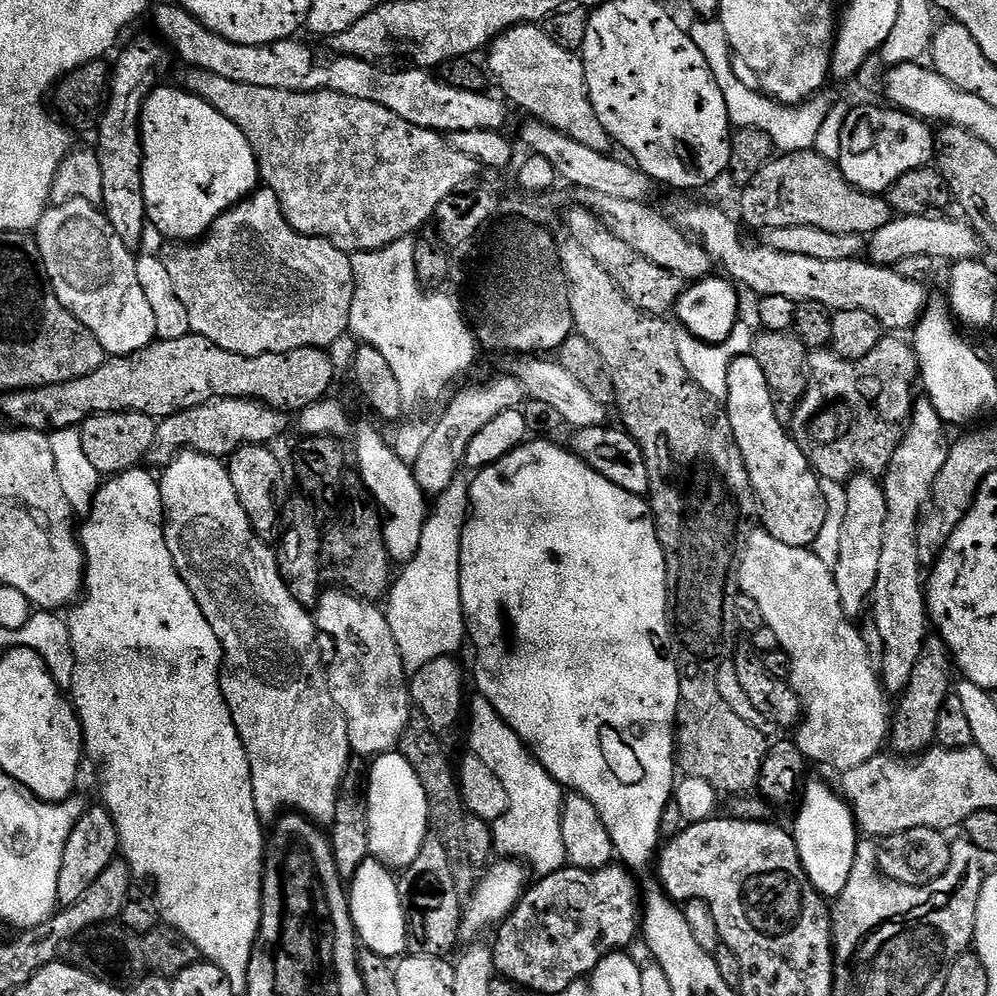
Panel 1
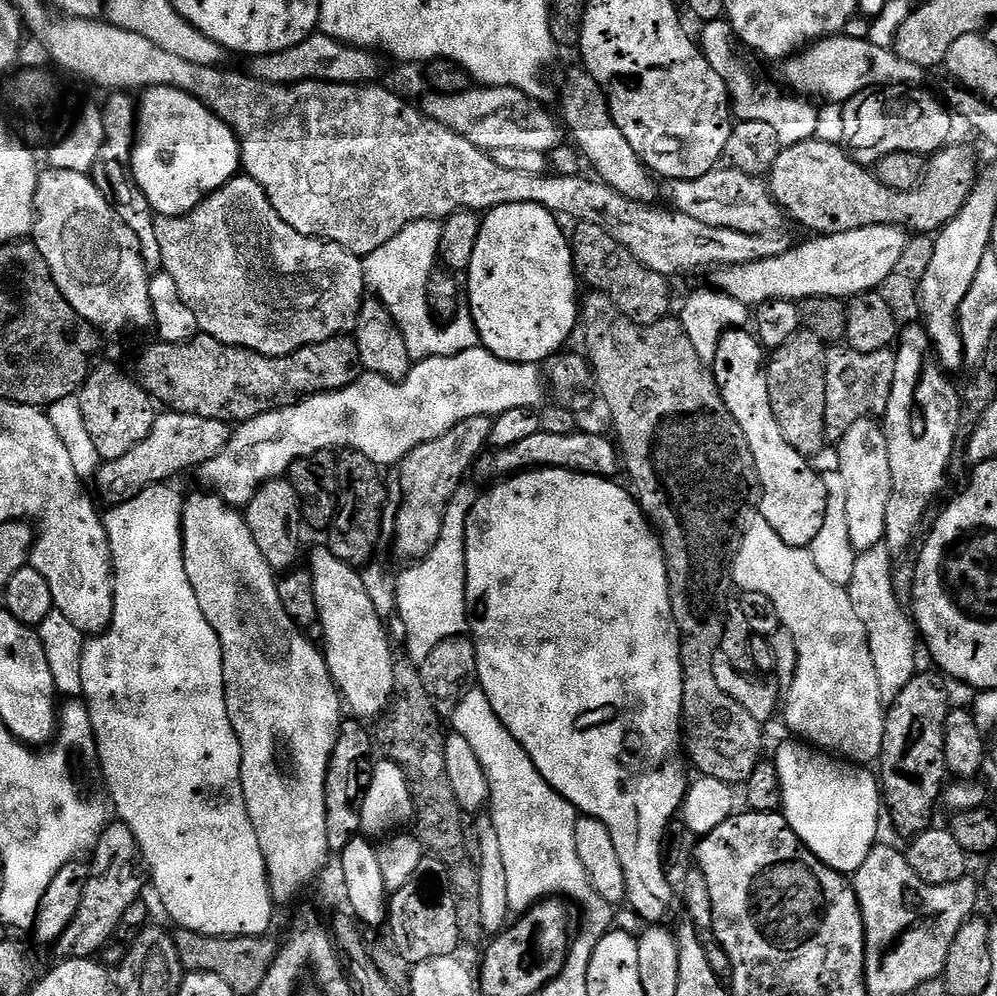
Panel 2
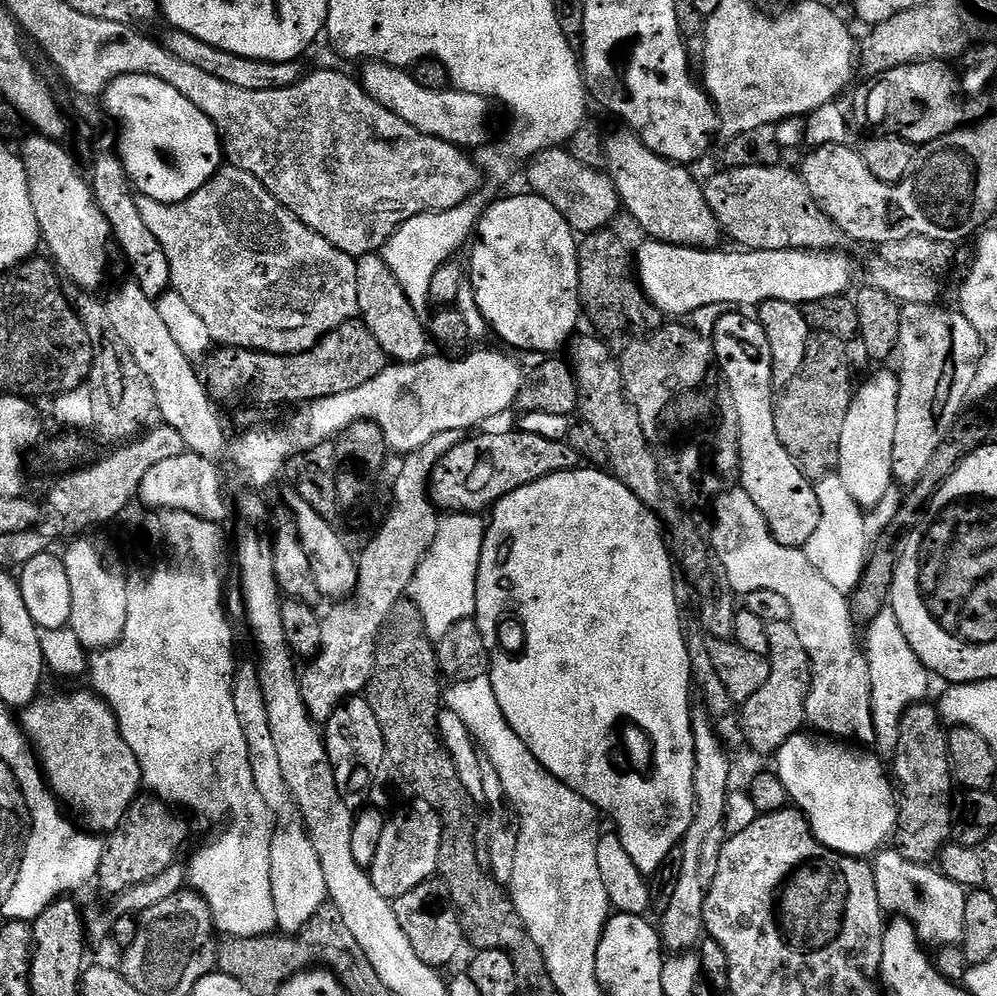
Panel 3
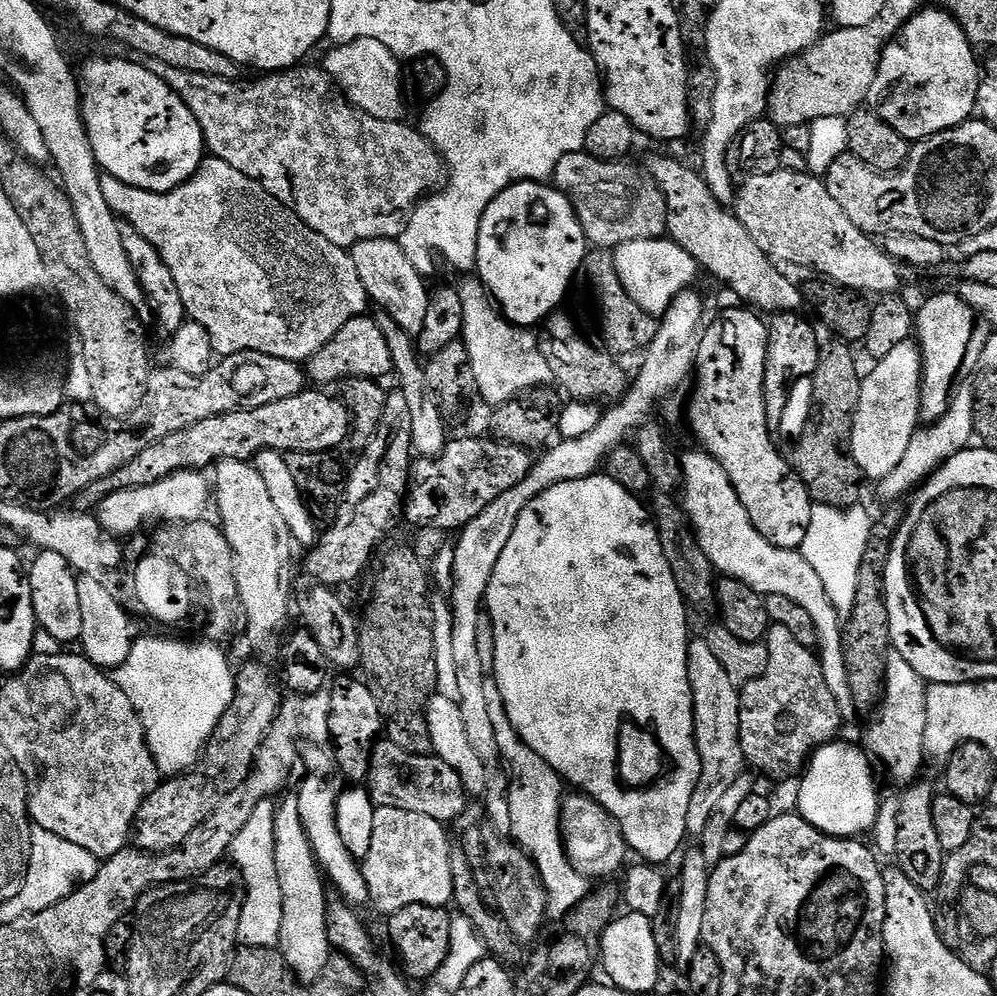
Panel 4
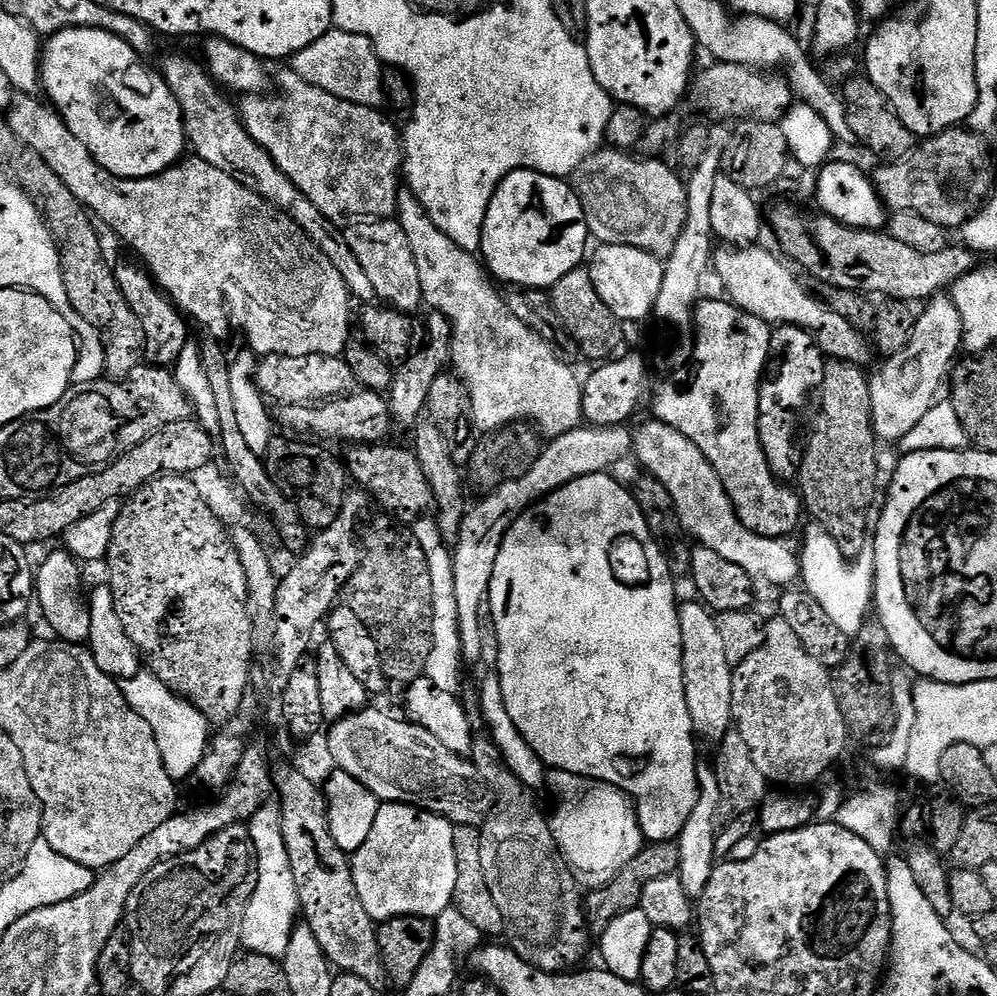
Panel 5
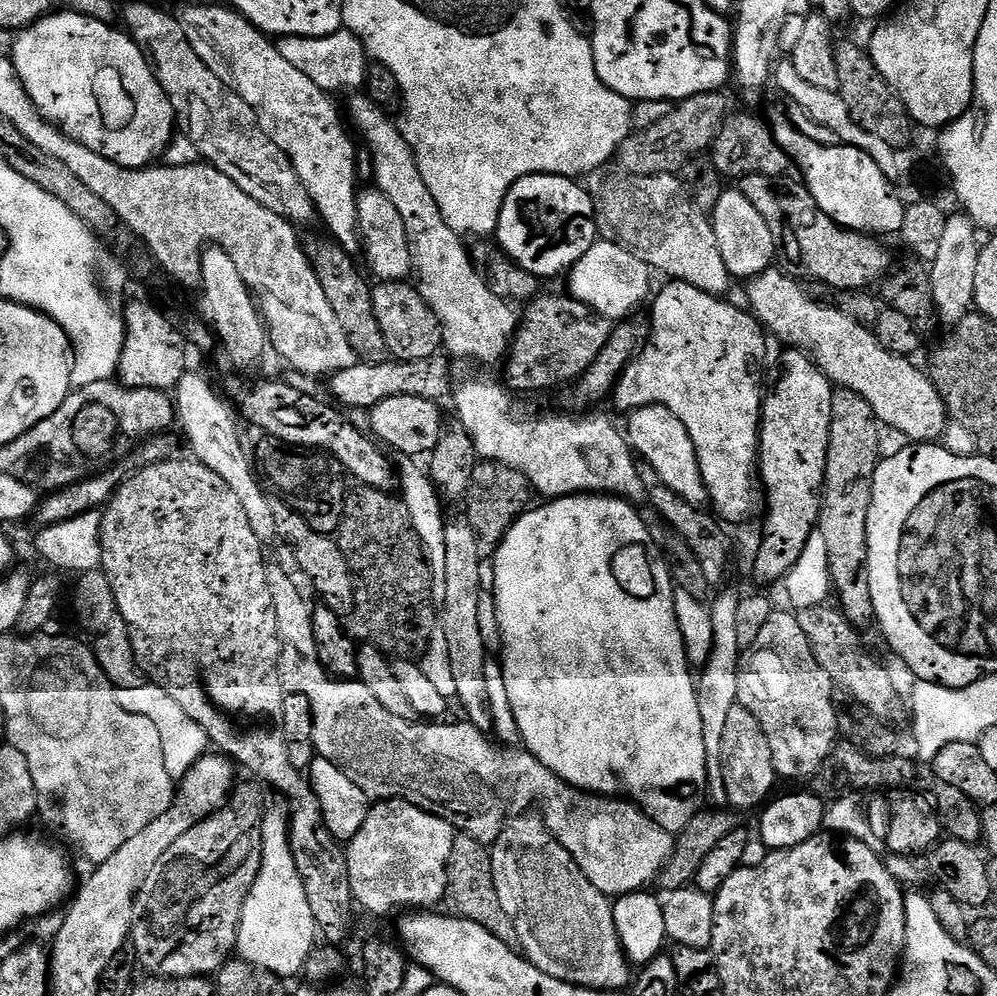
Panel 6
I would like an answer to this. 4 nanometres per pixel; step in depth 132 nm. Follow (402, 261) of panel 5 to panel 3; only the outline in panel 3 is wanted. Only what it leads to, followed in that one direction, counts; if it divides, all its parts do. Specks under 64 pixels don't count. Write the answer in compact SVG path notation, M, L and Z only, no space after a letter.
M383 255L362 256L356 260L358 270L358 316L378 340L378 346L389 361L398 364L416 364L429 355L430 336L426 324L420 321L421 313L409 304L398 278L392 276Z

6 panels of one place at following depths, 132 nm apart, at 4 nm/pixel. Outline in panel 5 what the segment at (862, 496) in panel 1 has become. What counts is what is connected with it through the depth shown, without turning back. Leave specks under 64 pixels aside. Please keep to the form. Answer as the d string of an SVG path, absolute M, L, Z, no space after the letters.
M951 295L933 296L919 309L910 342L898 354L887 357L884 365L871 373L870 406L872 425L877 441L892 440L899 442L904 435L910 434L914 426L925 417L940 395L940 387L945 387L950 373L957 363L964 343L962 318L958 306L954 306Z

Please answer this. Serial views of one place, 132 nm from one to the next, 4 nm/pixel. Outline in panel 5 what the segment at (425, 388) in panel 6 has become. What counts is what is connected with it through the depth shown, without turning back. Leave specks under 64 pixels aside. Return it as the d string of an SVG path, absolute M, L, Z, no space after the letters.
M306 354L305 356L265 356L256 365L256 384L261 394L269 401L277 400L277 405L324 404L328 400L339 400L341 396L351 396L357 391L358 383L354 370L340 356L323 356L322 354Z

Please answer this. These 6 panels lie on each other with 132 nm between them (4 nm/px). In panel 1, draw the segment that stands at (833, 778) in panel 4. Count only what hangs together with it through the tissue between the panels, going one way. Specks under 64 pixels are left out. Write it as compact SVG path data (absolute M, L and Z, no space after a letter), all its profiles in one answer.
M809 783L799 801L800 813L796 816L794 835L800 861L816 889L826 898L835 898L846 890L846 878L856 861L858 825L852 807L839 791L828 784Z

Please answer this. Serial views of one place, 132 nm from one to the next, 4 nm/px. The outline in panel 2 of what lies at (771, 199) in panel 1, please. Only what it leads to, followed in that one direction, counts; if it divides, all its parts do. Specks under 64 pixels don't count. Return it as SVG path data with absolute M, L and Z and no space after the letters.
M815 138L781 148L766 183L785 217L797 220L812 234L829 236L866 226L894 226L916 234L935 234L962 210L978 175L975 154L968 148L952 147L941 148L927 161L920 185L909 192L882 186L875 174L848 157L840 144Z

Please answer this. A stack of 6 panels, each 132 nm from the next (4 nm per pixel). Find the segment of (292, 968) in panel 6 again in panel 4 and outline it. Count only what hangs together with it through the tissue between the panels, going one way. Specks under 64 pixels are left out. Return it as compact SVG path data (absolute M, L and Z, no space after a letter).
M265 802L254 810L242 834L234 838L230 860L244 877L244 905L239 939L250 948L276 948L282 930L282 886L278 886L278 866L274 860L274 818L277 805Z

